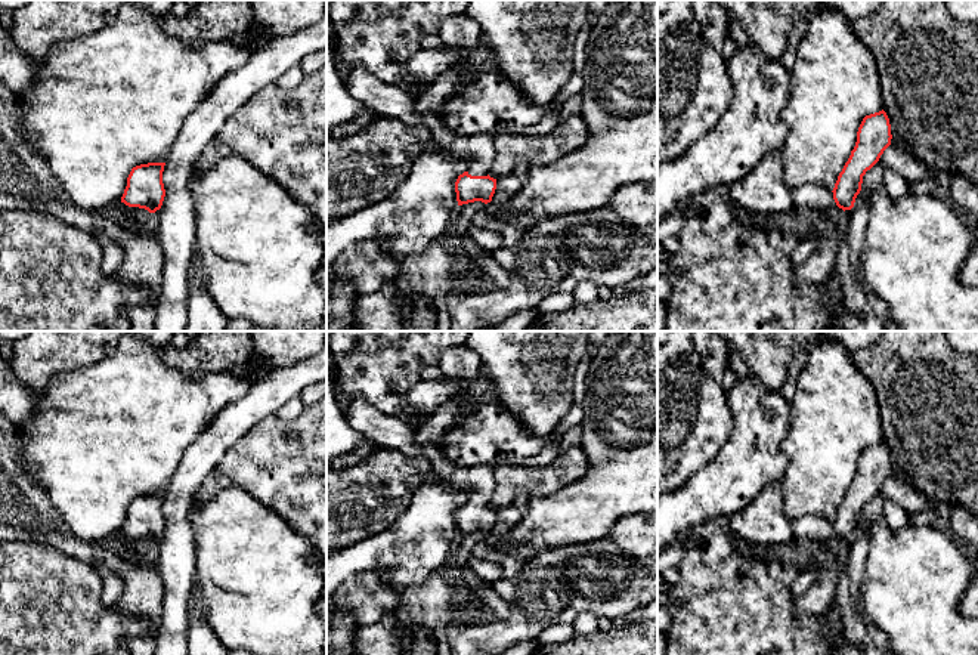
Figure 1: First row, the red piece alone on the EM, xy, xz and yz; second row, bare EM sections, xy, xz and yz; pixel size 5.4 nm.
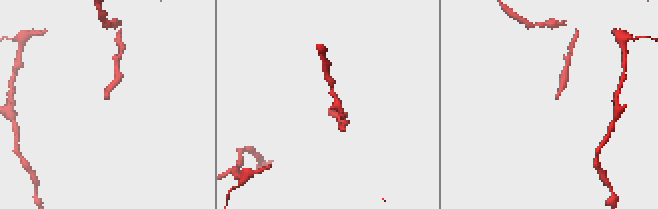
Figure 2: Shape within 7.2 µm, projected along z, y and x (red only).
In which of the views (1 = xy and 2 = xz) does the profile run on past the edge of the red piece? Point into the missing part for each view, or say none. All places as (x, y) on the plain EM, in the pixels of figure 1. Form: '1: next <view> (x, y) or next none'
1: next xy (135, 540)
2: next xz (384, 430)

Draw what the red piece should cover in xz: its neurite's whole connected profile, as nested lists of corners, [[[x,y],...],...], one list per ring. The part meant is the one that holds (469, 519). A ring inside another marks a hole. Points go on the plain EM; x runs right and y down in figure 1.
[[[355,398],[344,411],[349,426],[381,448],[397,449],[409,457],[424,457],[433,466],[433,479],[452,488],[467,489],[468,501],[458,507],[455,523],[458,537],[492,532],[496,510],[489,507],[495,488],[490,466],[458,467],[446,461],[439,442],[418,444],[417,429],[400,418],[387,415],[365,401]]]

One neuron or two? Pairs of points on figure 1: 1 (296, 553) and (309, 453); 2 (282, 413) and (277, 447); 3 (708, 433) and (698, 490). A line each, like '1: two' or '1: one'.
1: two
2: two
3: two

